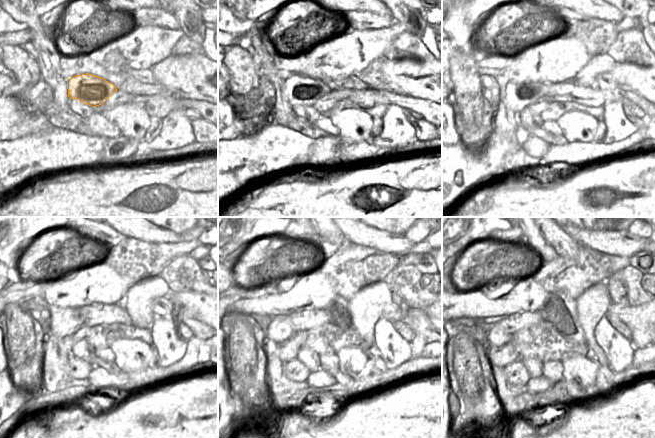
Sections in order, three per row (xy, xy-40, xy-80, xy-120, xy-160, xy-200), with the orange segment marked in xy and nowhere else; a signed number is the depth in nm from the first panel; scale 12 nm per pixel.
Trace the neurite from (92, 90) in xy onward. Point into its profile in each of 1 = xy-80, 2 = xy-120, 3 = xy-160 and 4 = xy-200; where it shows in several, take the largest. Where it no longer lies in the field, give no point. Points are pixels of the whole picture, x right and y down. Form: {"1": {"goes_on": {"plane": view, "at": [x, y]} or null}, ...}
{"1": {"goes_on": {"plane": "xy-80", "at": [518, 95]}}, "2": {"goes_on": {"plane": "xy-120", "at": [65, 321]}}, "3": {"goes_on": {"plane": "xy-160", "at": [280, 329]}}, "4": {"goes_on": {"plane": "xy-200", "at": [497, 337]}}}

